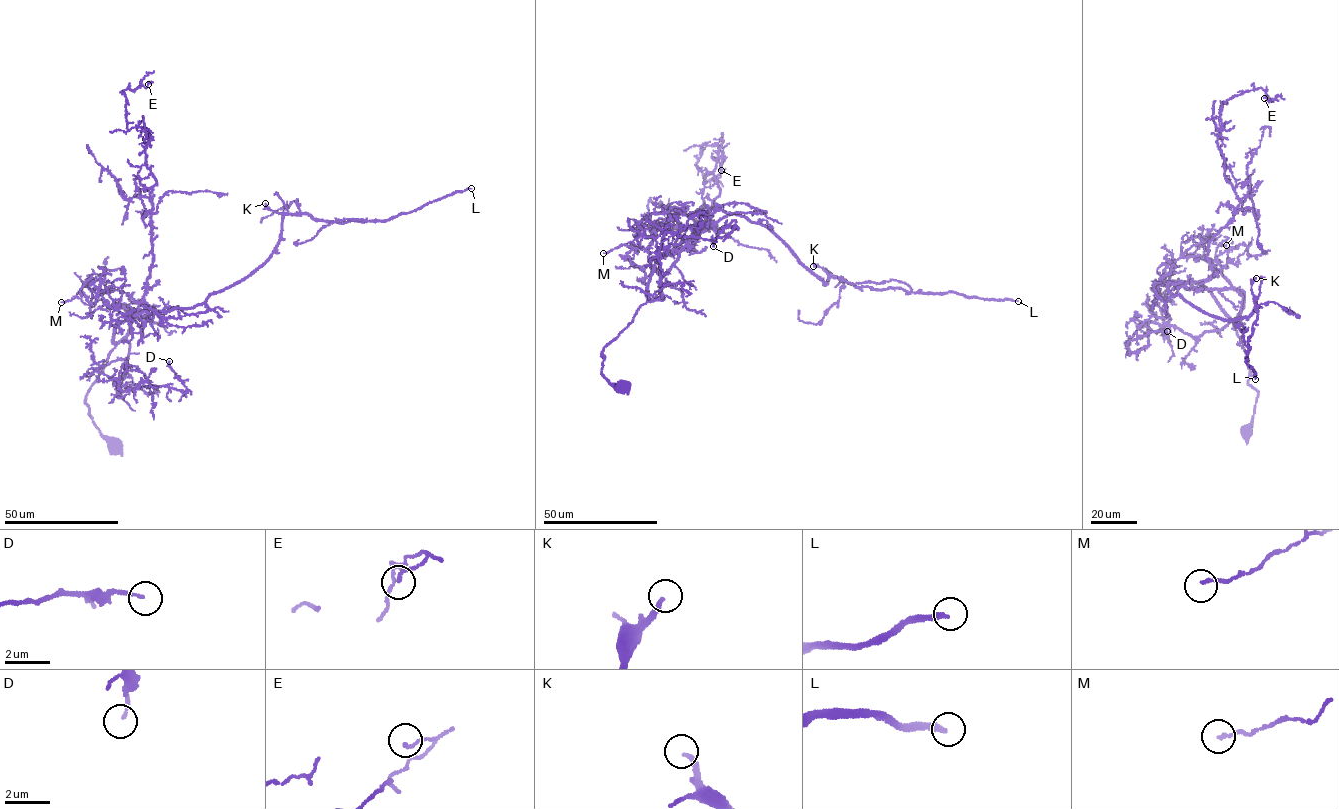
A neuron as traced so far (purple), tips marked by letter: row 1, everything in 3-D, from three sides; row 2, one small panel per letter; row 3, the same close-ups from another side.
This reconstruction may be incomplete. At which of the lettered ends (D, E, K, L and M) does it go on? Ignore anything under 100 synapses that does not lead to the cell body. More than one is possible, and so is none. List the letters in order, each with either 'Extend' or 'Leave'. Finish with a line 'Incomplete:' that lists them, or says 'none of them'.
D: Leave
E: Leave
K: Extend
L: Extend
M: Leave
Incomplete: K, L

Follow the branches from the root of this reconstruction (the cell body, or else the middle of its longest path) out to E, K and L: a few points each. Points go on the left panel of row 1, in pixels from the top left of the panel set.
E: (111, 447), (86, 398), (152, 262), (148, 130), (128, 129), (123, 90), (148, 84)
K: (111, 447), (86, 398), (115, 347), (114, 326), (147, 307), (202, 304), (263, 263), (282, 220), (265, 203)
L: (111, 447), (86, 398), (115, 326), (240, 281), (285, 214), (386, 221), (471, 188)

